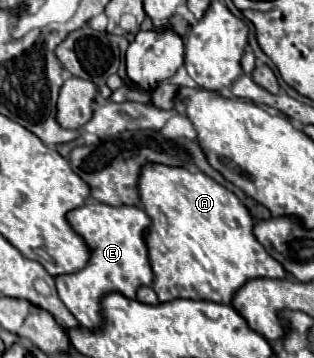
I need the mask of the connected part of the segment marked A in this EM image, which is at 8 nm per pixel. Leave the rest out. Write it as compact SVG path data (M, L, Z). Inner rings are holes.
M146 164L140 174L140 198L146 214L152 218L152 226L146 236L148 254L154 270L154 292L160 302L172 302L178 298L210 300L218 304L230 304L236 292L248 282L258 278L290 278L284 266L274 260L264 246L254 238L254 220L248 208L238 196L202 172L190 172L186 168L168 168L160 164Z

